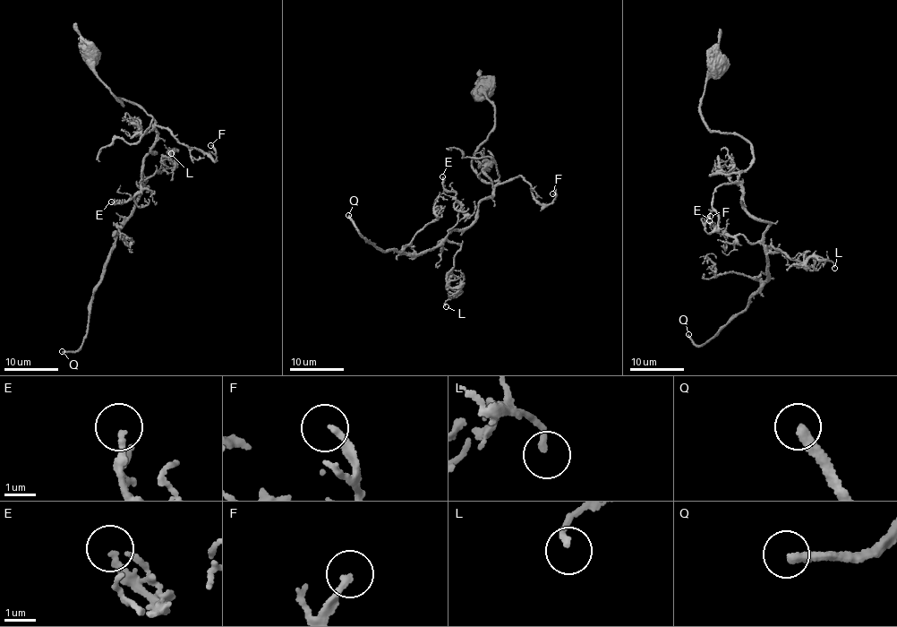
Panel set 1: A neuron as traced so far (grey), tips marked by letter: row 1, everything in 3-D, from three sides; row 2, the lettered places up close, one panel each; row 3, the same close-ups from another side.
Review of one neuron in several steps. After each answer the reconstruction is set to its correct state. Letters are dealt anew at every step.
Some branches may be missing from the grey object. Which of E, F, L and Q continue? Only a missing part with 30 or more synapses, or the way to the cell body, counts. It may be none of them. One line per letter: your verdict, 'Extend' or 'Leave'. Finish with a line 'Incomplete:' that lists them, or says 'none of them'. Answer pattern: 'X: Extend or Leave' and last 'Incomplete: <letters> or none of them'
E: Leave
F: Leave
L: Leave
Q: Extend
Incomplete: Q

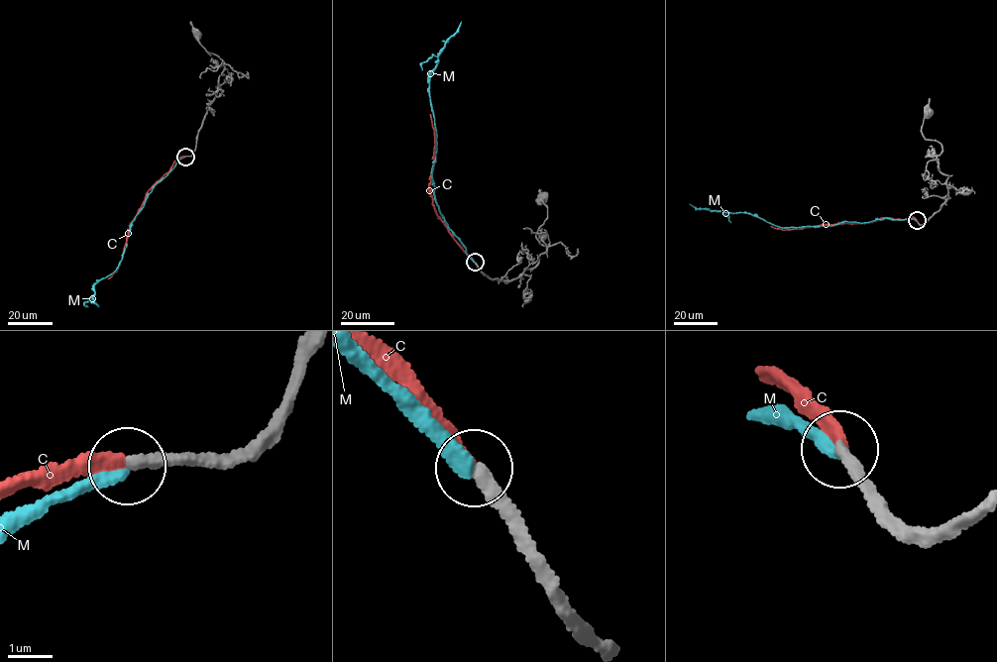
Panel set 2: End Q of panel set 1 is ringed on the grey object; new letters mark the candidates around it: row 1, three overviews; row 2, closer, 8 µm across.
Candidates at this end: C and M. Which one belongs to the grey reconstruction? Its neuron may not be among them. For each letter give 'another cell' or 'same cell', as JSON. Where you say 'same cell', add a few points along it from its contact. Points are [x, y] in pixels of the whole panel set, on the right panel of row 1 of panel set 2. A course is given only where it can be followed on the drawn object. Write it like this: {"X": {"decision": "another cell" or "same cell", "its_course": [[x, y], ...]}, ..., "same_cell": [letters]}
{"C": {"decision": "same cell", "its_course": [[917, 220], [913, 217], [881, 218], [867, 223], [824, 224], [784, 230], [771, 226]]}, "M": {"decision": "another cell"}, "same_cell": ["C"]}

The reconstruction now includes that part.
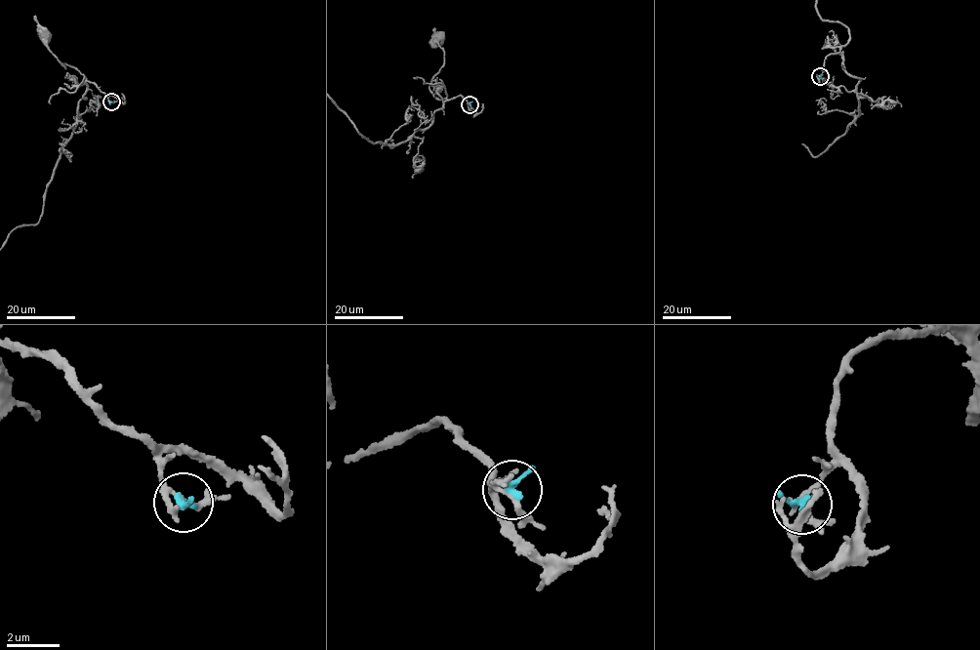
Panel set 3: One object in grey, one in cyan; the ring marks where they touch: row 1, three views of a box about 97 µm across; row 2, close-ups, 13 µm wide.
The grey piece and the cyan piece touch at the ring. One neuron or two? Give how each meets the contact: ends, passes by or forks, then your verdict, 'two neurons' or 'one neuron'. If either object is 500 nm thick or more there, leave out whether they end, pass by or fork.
grey forks there; cyan ends there; one neuron

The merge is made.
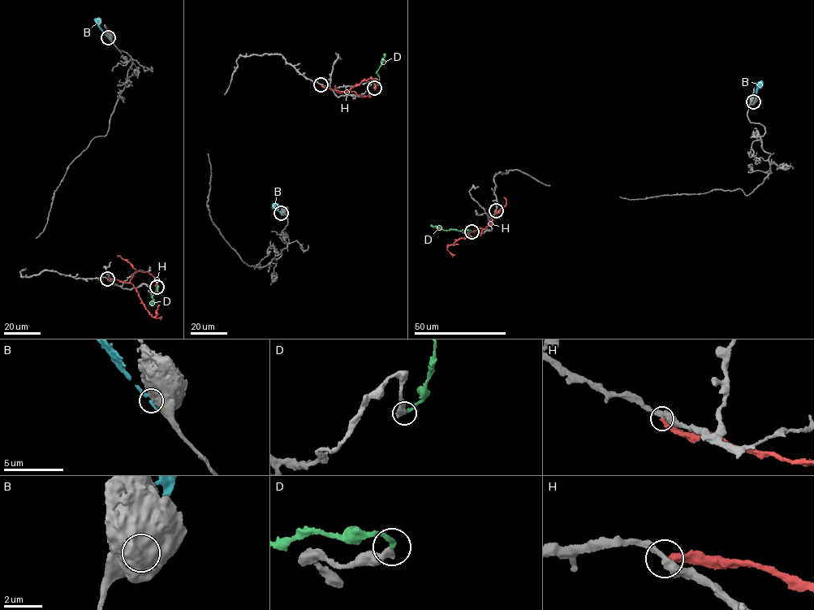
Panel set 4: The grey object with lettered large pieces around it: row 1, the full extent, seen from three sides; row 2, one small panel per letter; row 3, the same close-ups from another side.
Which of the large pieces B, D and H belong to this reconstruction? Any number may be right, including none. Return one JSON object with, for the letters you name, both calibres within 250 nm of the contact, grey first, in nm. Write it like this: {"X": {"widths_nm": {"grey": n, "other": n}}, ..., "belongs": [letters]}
{"D": {"widths_nm": {"grey": 400, "other": 260}}, "belongs": ["D"]}

